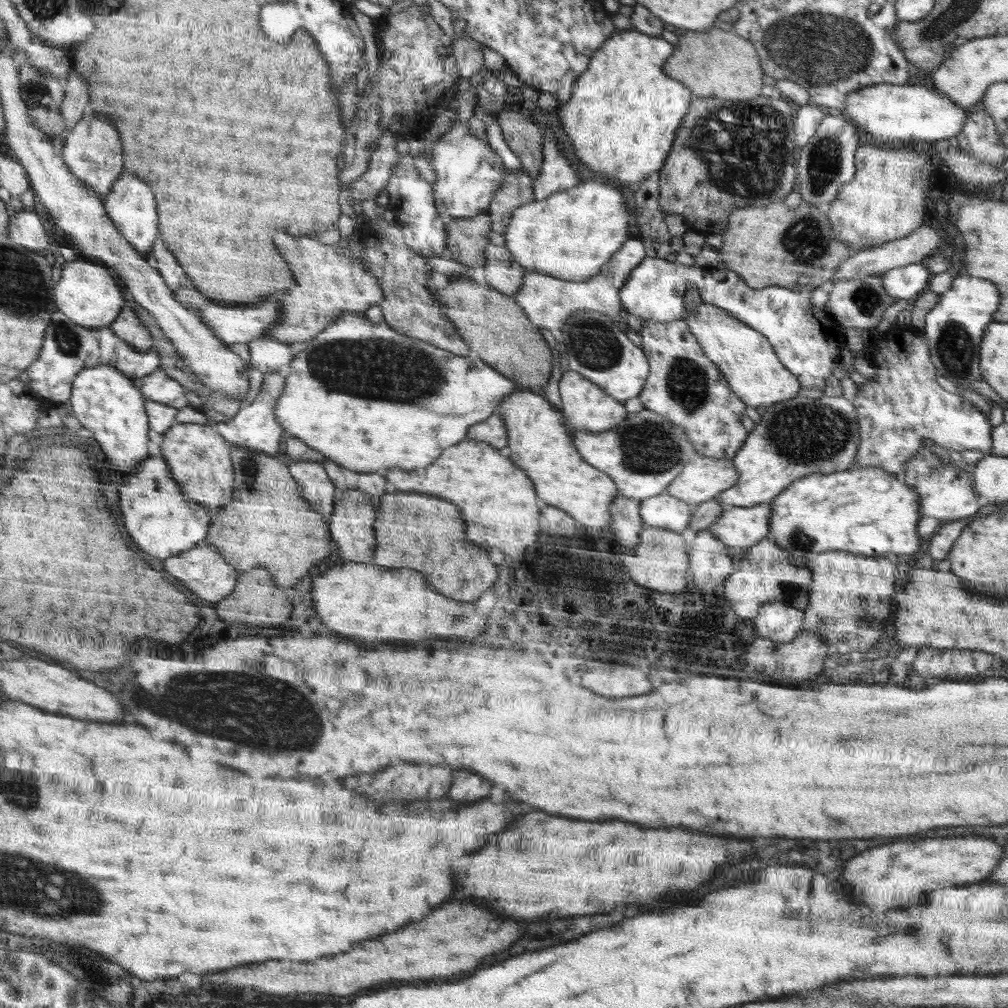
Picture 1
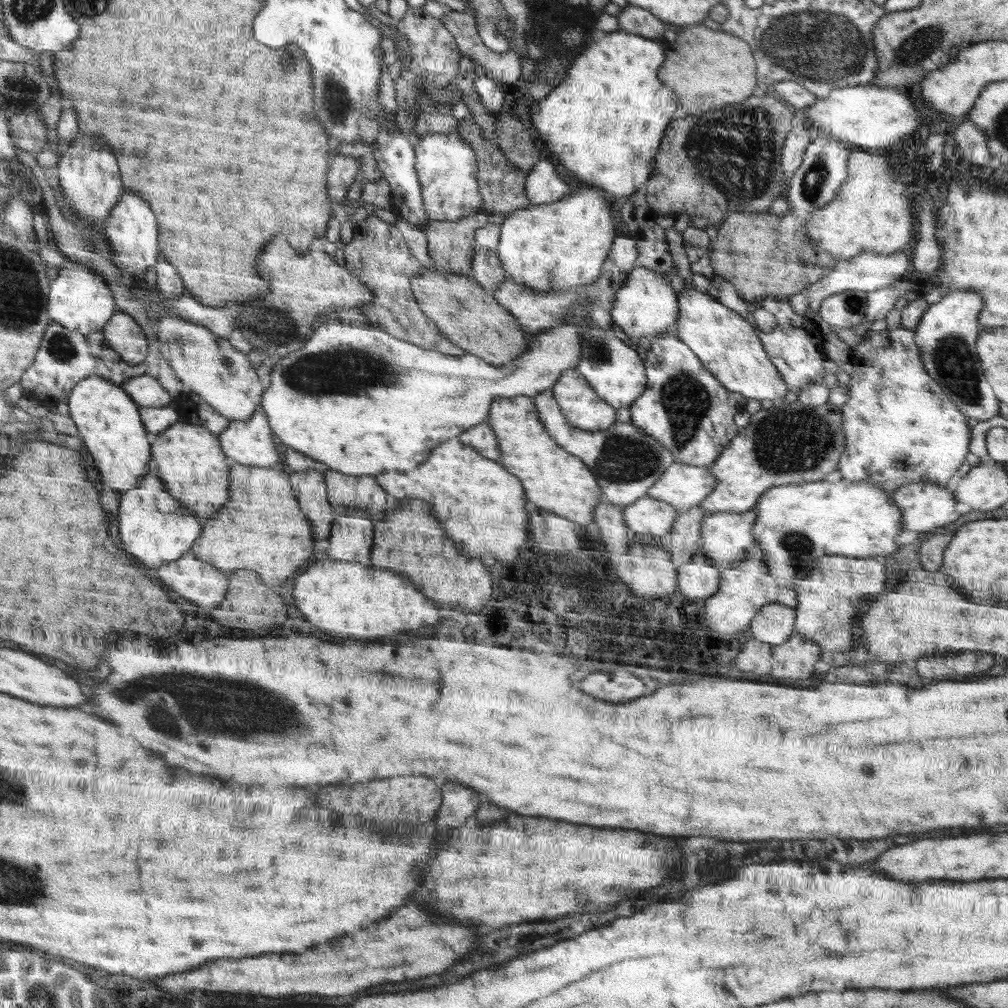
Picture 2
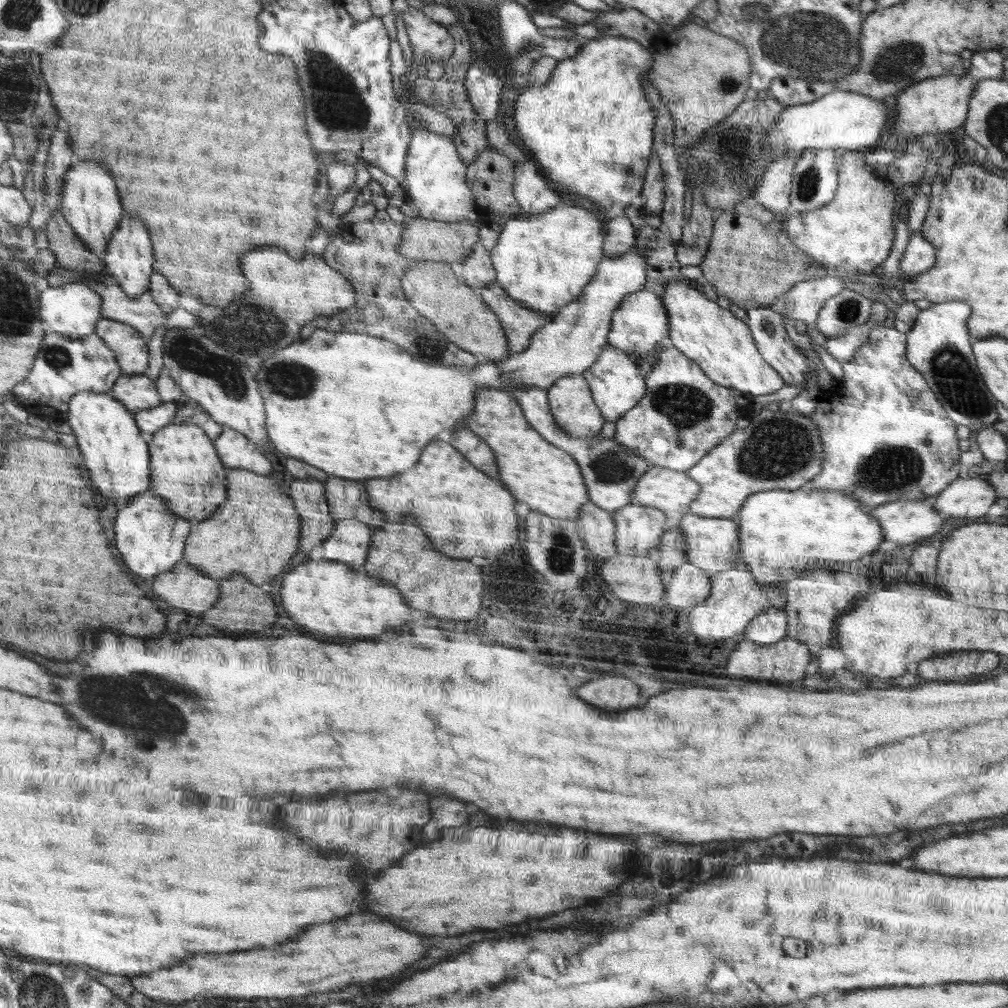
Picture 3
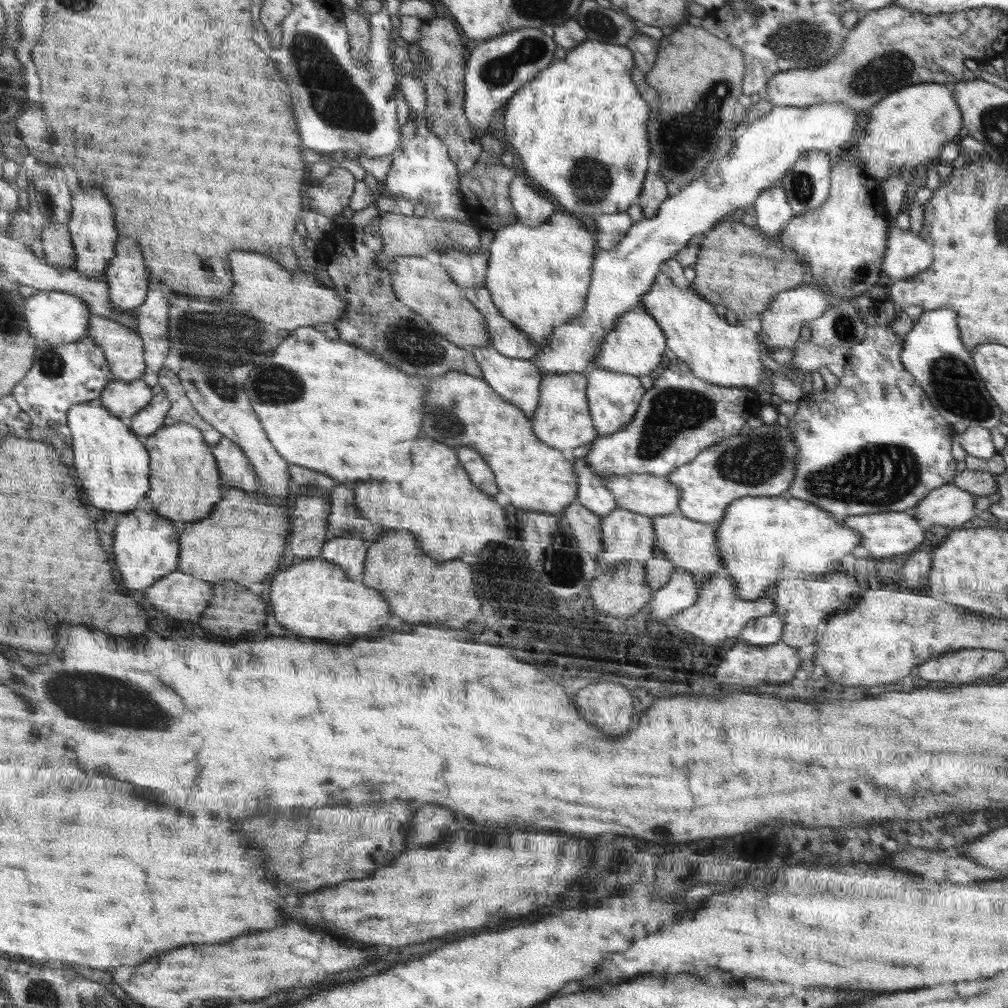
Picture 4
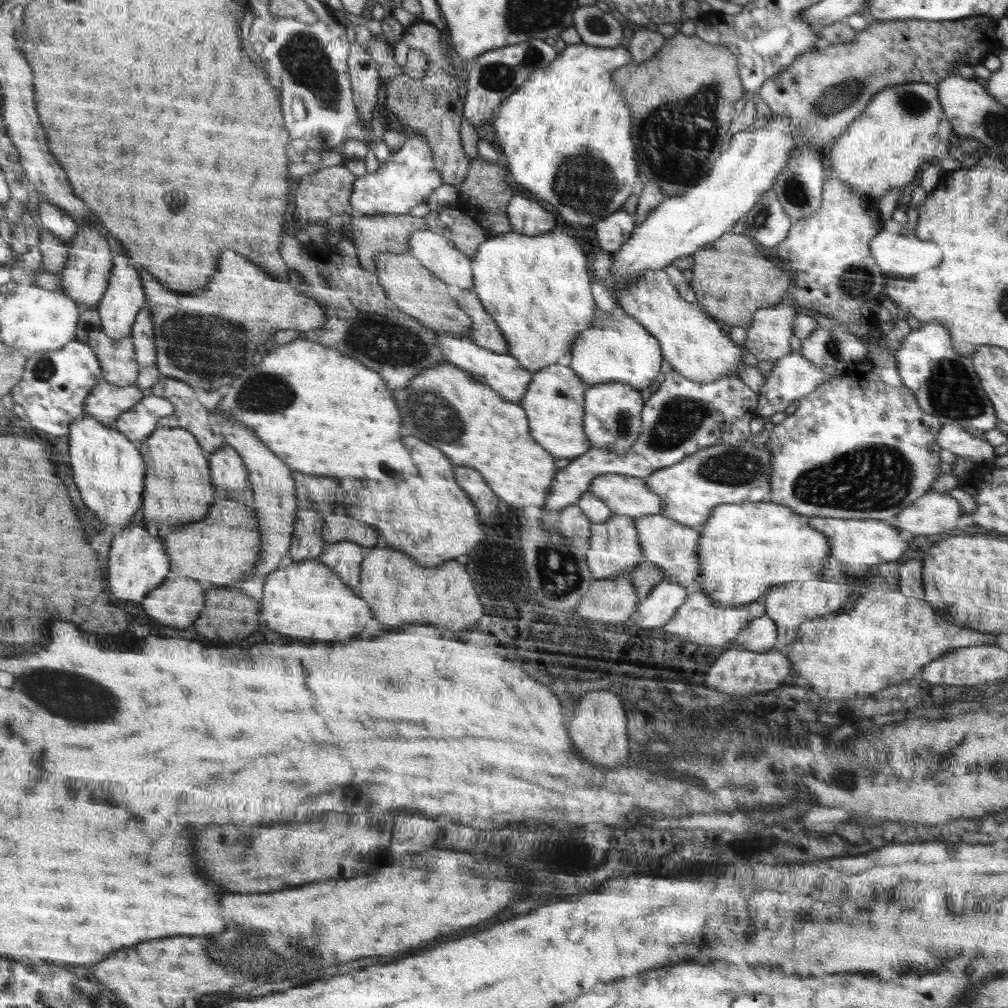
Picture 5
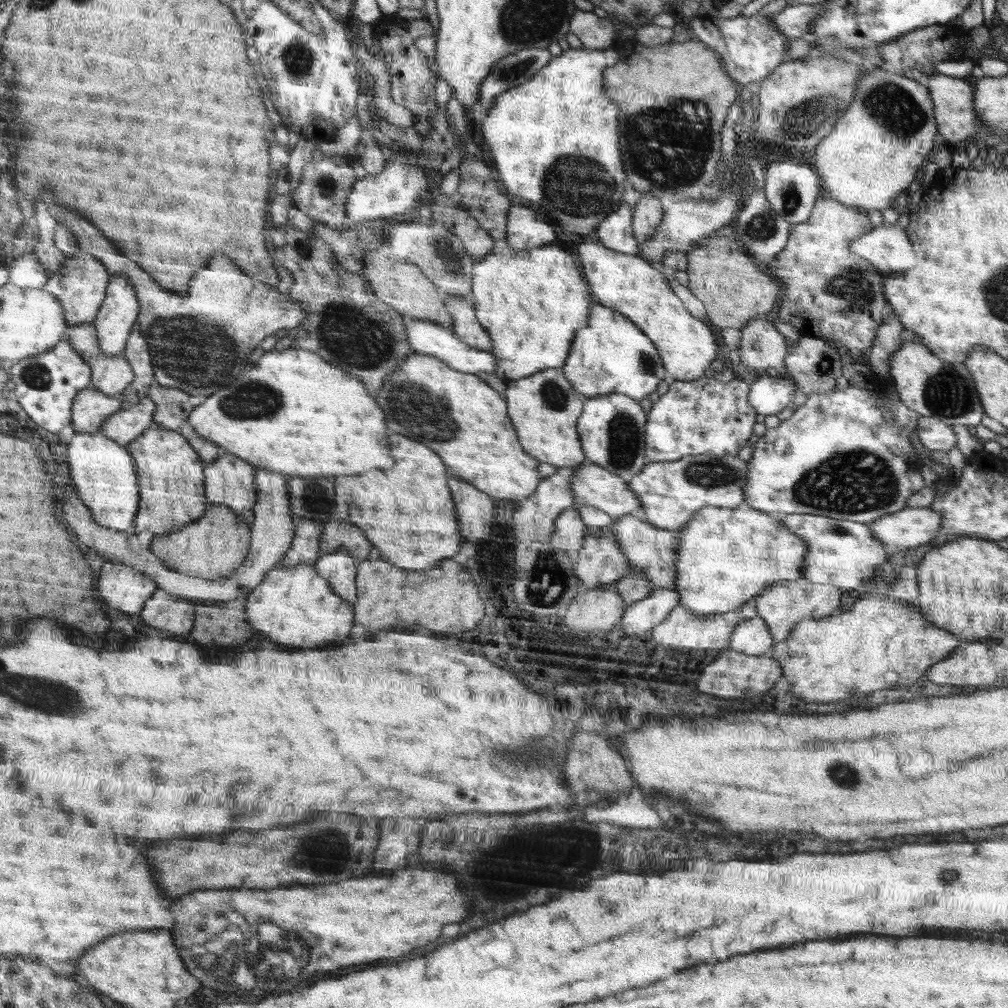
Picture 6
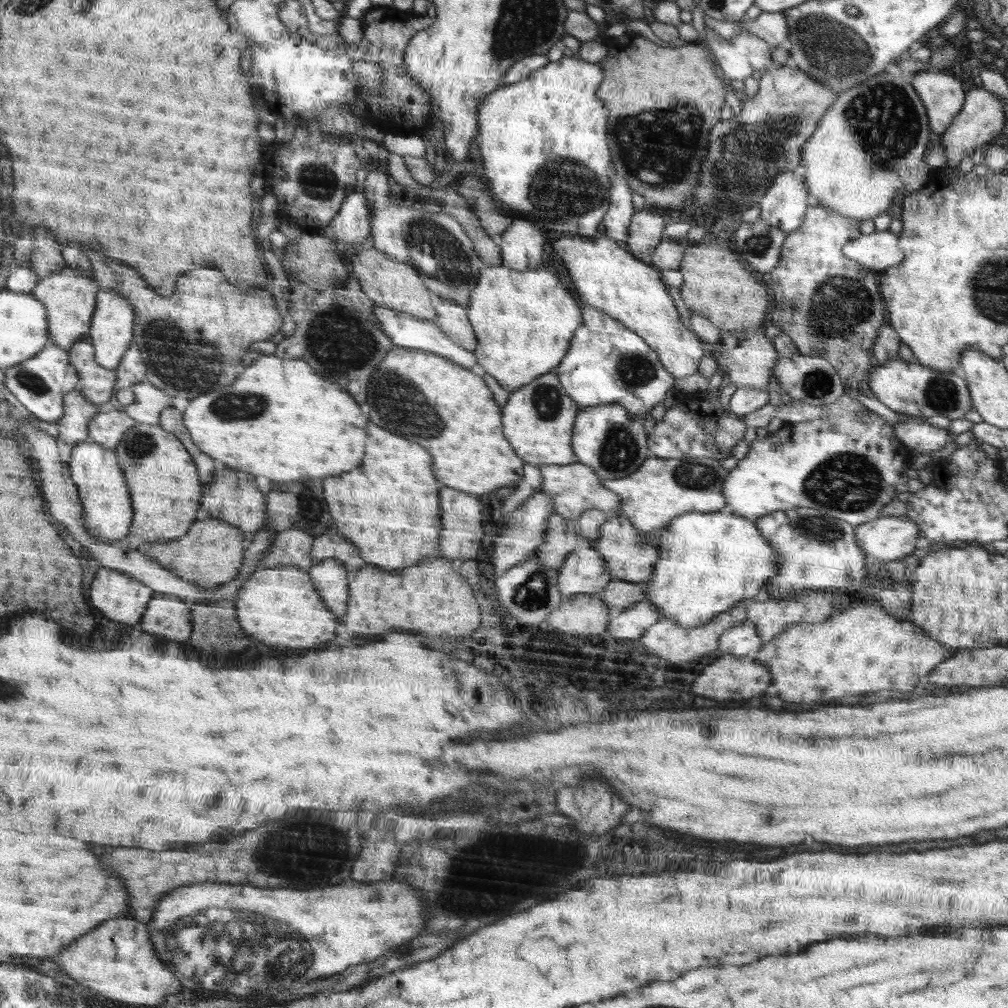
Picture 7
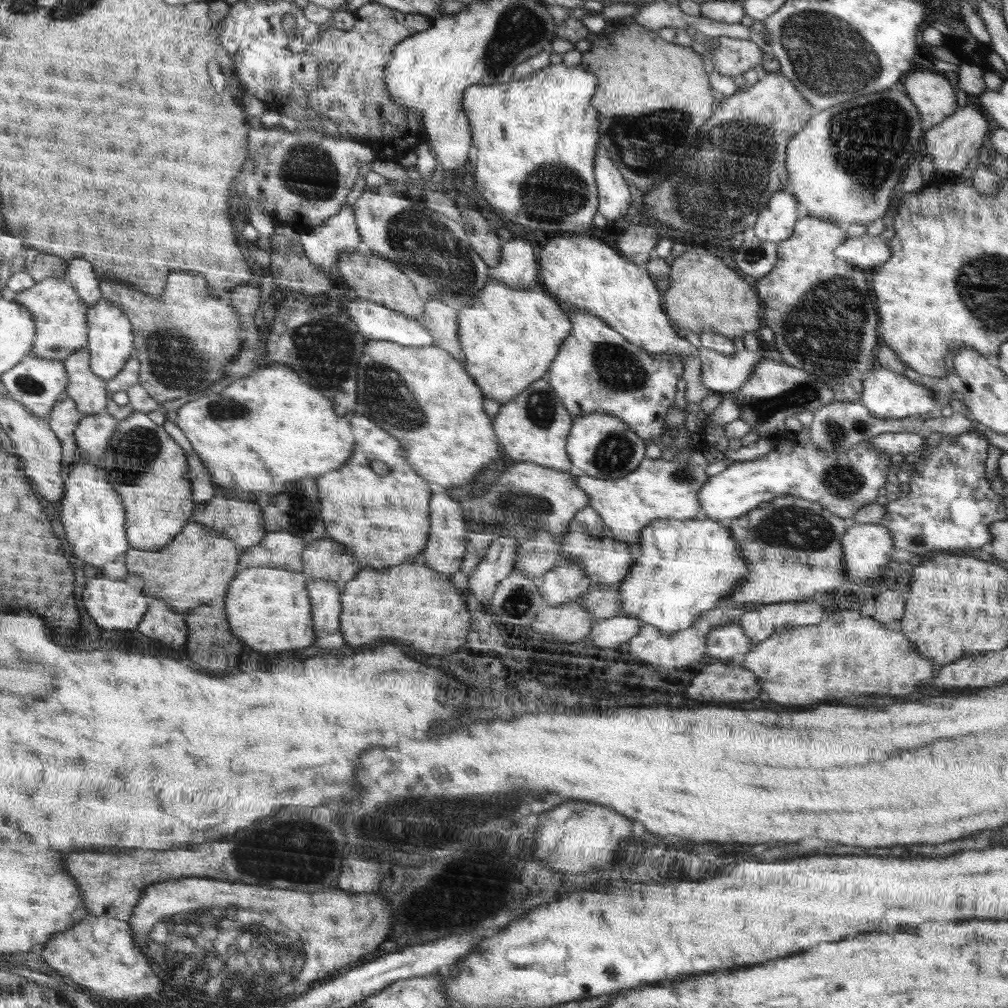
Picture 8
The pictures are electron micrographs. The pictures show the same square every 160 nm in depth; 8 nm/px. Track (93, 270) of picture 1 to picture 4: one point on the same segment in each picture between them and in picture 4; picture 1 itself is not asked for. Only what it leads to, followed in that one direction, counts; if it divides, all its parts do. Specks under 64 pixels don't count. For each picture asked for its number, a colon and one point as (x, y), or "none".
2: (80, 299)
3: (73, 309)
4: (57, 317)

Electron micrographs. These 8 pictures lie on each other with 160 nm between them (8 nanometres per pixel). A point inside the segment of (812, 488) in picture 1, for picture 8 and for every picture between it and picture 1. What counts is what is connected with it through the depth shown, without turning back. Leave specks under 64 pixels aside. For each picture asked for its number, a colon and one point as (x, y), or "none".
2: (832, 517)
3: (783, 533)
4: (762, 540)
5: (746, 549)
6: (728, 556)
7: (709, 562)
8: (689, 566)

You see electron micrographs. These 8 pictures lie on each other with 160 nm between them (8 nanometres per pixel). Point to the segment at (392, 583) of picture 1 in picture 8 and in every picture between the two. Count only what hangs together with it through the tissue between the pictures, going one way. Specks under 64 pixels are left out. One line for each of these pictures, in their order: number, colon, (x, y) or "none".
2: (347, 598)
3: (328, 597)
4: (315, 598)
5: (306, 600)
6: (295, 605)
7: (281, 606)
8: (268, 607)

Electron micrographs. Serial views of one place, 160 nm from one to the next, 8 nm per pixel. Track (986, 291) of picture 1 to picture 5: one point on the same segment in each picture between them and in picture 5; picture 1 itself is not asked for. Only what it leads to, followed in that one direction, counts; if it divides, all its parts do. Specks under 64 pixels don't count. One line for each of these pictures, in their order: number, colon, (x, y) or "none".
2: (946, 336)
3: (938, 347)
4: (933, 353)
5: (945, 384)

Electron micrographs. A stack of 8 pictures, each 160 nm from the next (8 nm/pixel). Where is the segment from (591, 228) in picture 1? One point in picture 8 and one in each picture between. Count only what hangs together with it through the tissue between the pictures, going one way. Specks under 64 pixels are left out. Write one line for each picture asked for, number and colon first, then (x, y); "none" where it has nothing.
2: (564, 245)
3: (544, 261)
4: (539, 276)
5: (537, 288)
6: (532, 302)
7: (524, 321)
8: (509, 337)

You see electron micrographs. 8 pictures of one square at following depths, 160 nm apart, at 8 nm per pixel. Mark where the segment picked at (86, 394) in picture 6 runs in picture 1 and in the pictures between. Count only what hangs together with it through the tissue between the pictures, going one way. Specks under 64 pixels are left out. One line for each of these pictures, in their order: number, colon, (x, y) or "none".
1: (159, 387)
2: (145, 390)
3: (136, 392)
4: (123, 399)
5: (106, 402)

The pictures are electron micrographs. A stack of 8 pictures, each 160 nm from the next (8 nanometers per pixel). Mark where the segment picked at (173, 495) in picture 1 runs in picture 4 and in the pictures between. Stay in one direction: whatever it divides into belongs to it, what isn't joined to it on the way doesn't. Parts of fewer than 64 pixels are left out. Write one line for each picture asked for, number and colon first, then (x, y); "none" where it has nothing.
2: (156, 527)
3: (152, 539)
4: (147, 548)

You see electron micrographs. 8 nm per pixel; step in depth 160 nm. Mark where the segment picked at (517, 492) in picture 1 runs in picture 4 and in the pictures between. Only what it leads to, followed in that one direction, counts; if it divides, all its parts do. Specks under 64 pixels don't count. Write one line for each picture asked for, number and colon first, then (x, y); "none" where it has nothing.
2: (466, 489)
3: (483, 518)
4: (437, 502)

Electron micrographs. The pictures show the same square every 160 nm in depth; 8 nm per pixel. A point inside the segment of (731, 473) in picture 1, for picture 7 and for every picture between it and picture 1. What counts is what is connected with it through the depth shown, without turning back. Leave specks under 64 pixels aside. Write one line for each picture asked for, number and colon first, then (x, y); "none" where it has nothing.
2: (683, 486)
3: (672, 492)
4: (648, 494)
5: (623, 494)
6: (593, 485)
7: (575, 488)

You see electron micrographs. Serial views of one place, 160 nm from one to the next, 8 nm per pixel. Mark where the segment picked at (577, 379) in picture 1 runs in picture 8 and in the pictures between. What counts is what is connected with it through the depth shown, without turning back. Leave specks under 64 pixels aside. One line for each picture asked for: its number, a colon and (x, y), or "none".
2: (582, 407)
3: (571, 401)
4: (562, 420)
5: (554, 403)
6: (544, 408)
7: (539, 418)
8: (534, 427)

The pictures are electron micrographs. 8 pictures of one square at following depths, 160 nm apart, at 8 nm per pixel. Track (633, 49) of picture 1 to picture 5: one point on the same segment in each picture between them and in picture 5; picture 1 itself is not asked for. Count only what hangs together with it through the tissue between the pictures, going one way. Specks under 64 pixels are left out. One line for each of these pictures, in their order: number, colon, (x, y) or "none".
2: (605, 121)
3: (589, 127)
4: (579, 128)
5: (566, 131)

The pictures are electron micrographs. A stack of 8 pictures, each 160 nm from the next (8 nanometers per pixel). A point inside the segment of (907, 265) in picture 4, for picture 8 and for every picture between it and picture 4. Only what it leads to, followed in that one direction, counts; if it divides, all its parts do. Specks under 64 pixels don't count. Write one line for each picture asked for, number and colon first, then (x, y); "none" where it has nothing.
5: (898, 252)
6: (887, 247)
7: (879, 250)
8: (865, 250)

